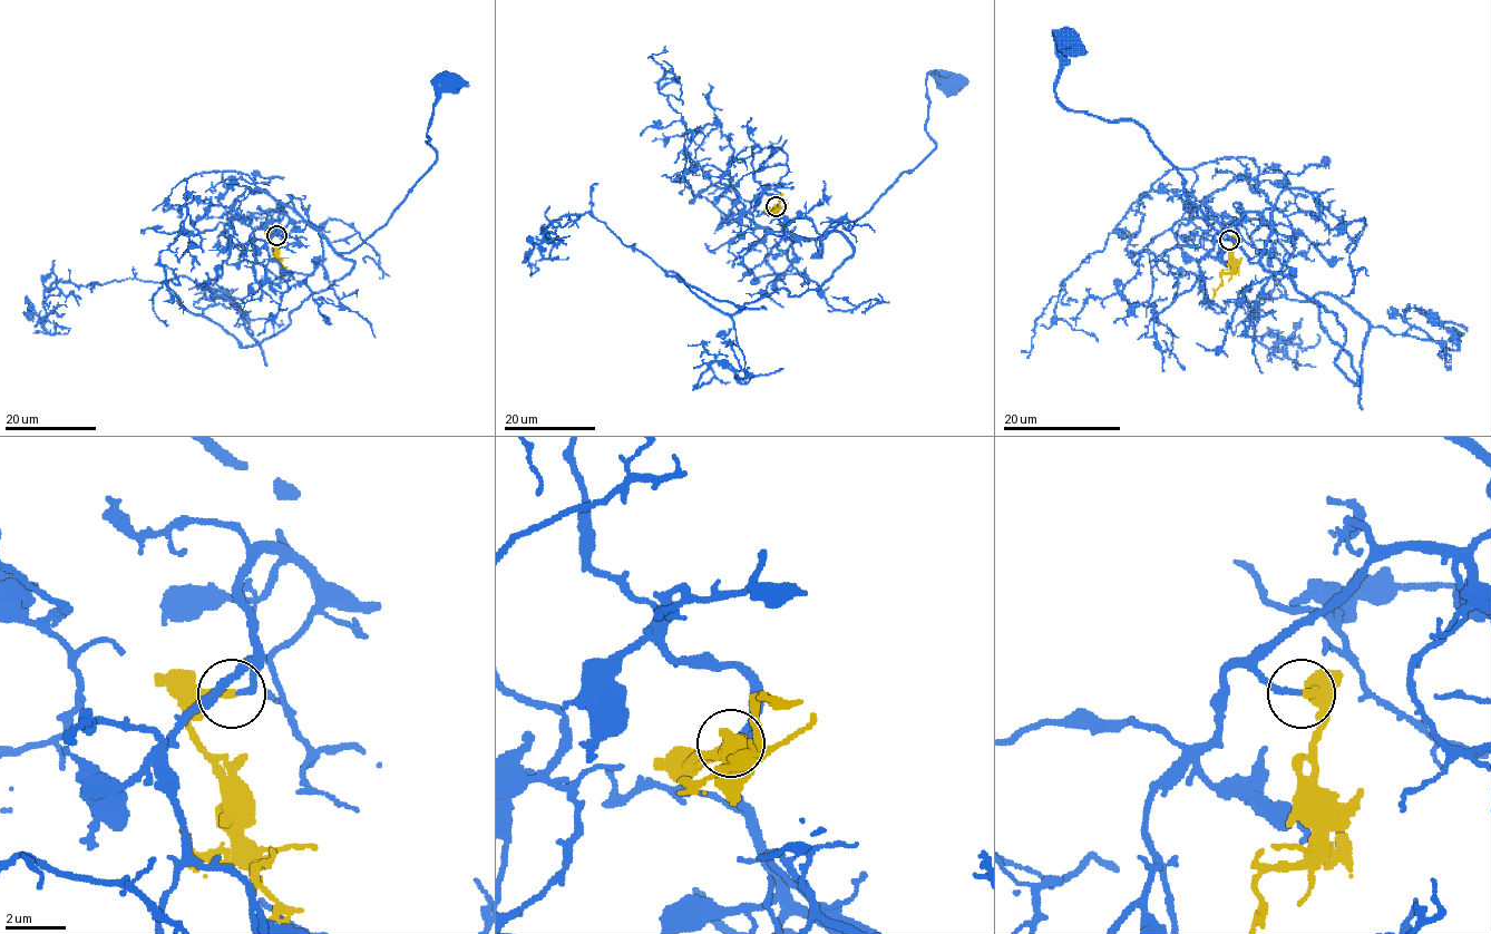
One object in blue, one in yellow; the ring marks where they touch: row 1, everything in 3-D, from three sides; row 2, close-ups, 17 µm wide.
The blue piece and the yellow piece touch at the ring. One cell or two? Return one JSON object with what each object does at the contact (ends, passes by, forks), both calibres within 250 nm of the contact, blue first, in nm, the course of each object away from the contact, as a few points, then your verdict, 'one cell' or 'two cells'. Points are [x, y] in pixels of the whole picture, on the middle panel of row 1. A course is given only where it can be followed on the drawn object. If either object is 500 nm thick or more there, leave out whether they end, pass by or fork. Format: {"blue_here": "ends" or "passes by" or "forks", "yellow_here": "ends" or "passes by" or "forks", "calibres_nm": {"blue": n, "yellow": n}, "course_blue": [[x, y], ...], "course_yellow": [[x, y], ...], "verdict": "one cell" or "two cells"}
{"blue_here": "ends", "yellow_here": "ends", "calibres_nm": {"blue": 180, "yellow": 240}, "course_blue": [[777, 207], [779, 200], [786, 231], [806, 237], [860, 219], [935, 147], [926, 132], [927, 75], [951, 83]], "course_yellow": [[776, 207], [769, 210], [779, 207], [783, 193]], "verdict": "one cell"}

